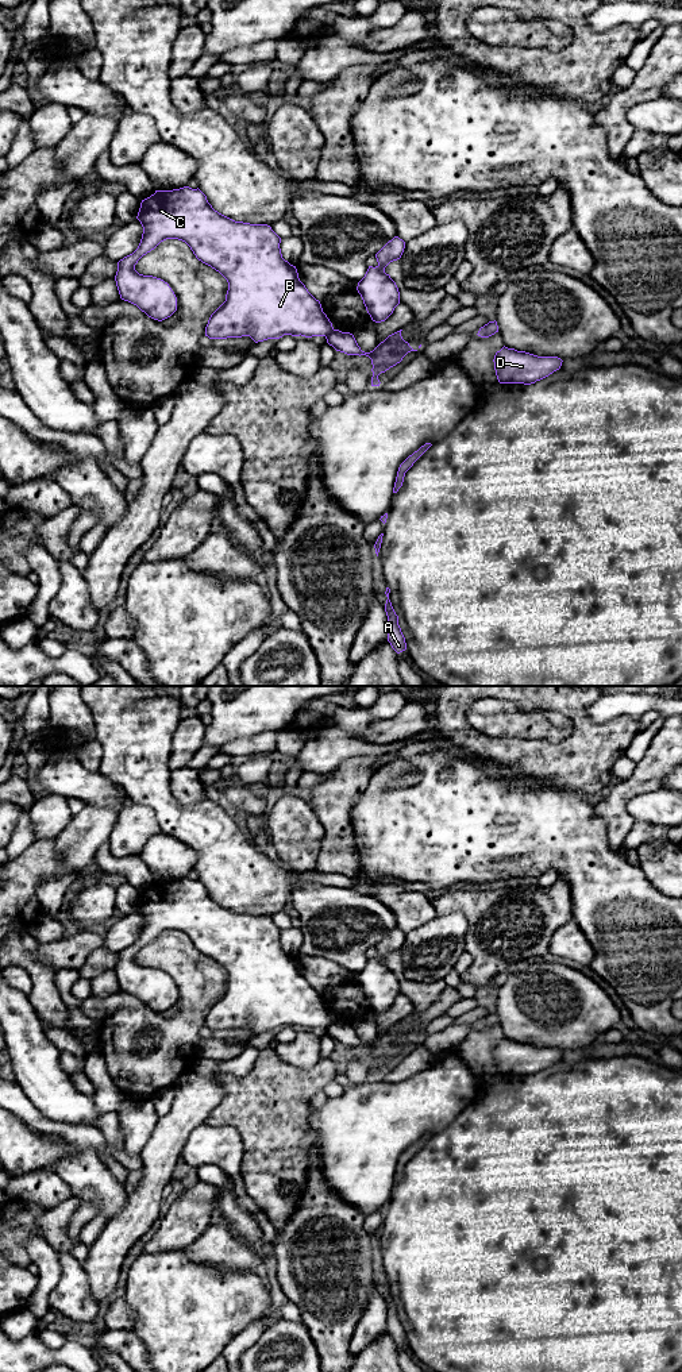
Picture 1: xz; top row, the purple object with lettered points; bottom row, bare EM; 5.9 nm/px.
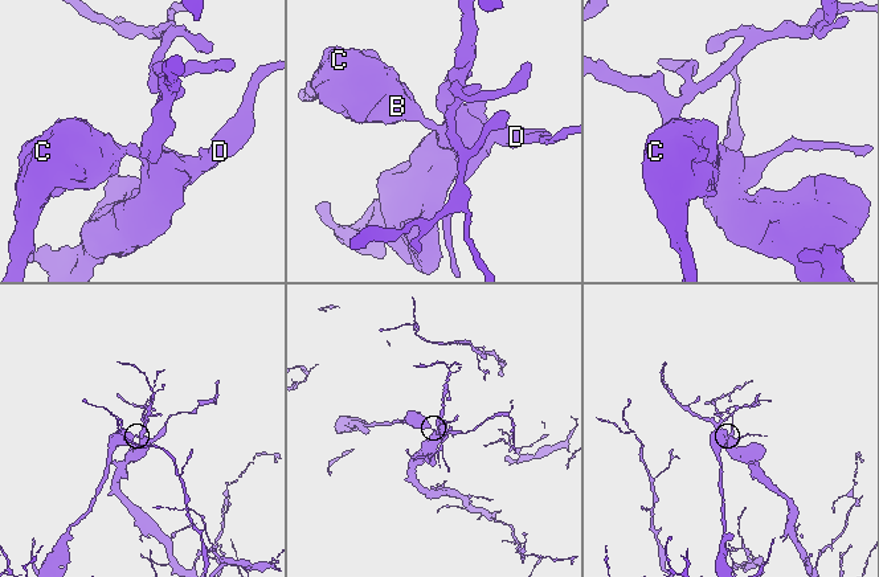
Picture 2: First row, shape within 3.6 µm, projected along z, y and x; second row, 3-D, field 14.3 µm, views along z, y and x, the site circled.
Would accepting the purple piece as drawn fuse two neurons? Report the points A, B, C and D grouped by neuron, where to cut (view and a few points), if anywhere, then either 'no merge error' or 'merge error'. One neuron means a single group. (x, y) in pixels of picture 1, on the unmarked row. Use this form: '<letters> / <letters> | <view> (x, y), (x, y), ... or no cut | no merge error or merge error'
A D / B C | xz (334, 1021), (326, 1028) | merge error

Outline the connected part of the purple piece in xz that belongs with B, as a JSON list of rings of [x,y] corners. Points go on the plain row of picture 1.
[[[197,879],[155,882],[142,891],[136,910],[143,918],[138,940],[117,953],[115,967],[120,990],[136,997],[149,1009],[162,1013],[177,1002],[177,988],[167,974],[135,961],[138,952],[166,930],[185,933],[196,949],[219,963],[228,974],[226,993],[205,1018],[209,1030],[250,1028],[255,1034],[292,1028],[327,1028],[332,1014],[321,995],[300,972],[296,957],[282,949],[281,929],[267,916],[235,913],[212,899]]]

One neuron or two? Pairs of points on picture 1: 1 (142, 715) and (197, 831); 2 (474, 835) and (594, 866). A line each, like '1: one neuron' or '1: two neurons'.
1: one neuron
2: one neuron

